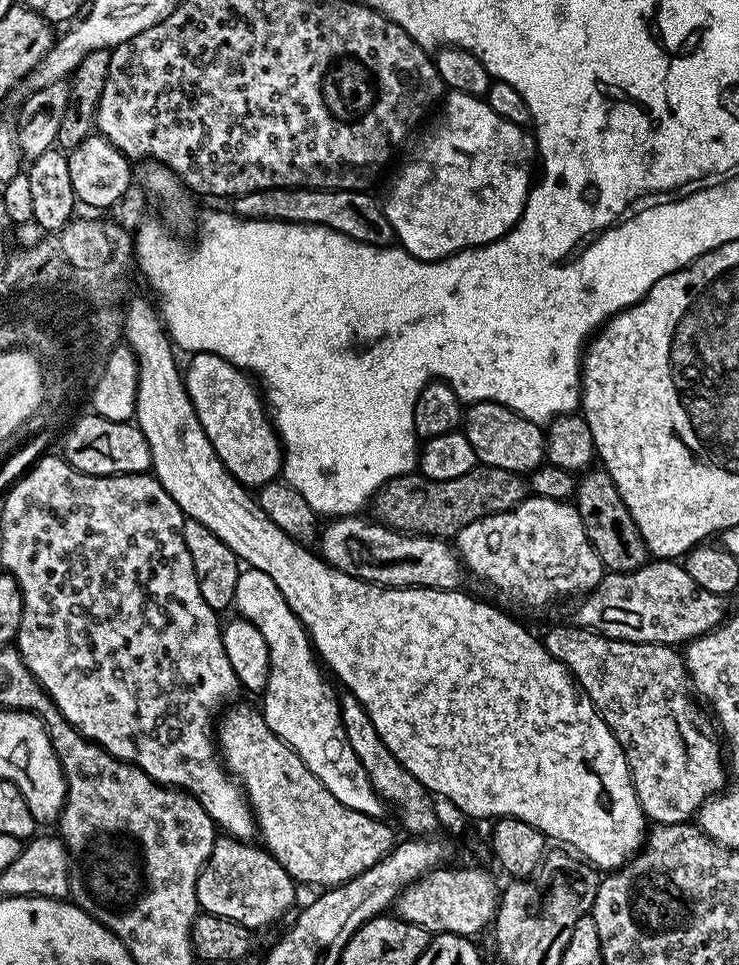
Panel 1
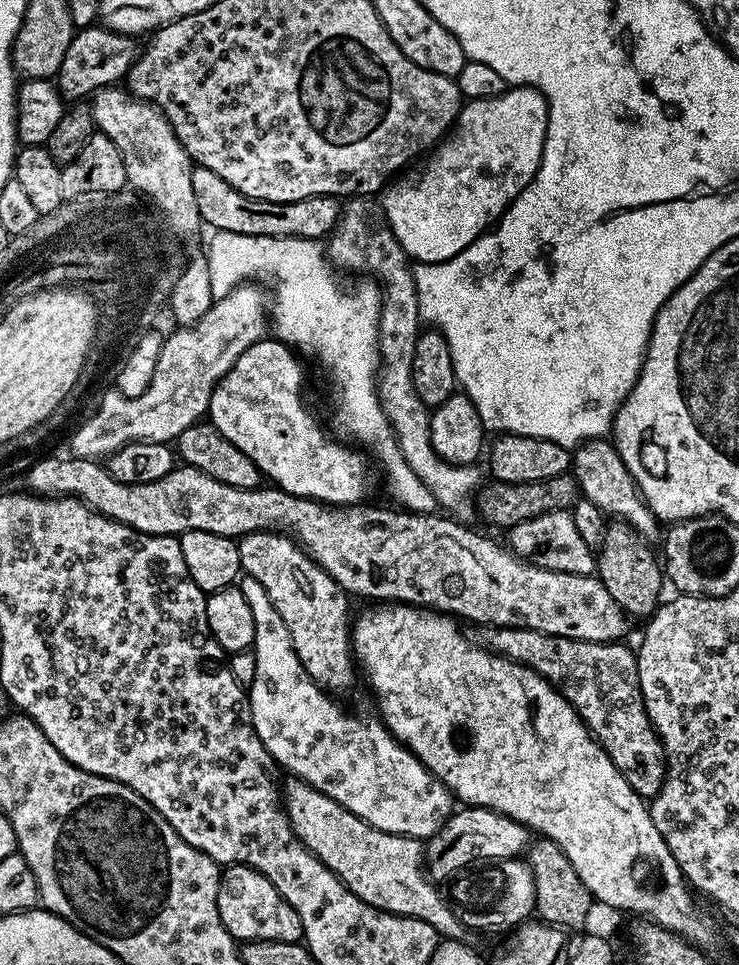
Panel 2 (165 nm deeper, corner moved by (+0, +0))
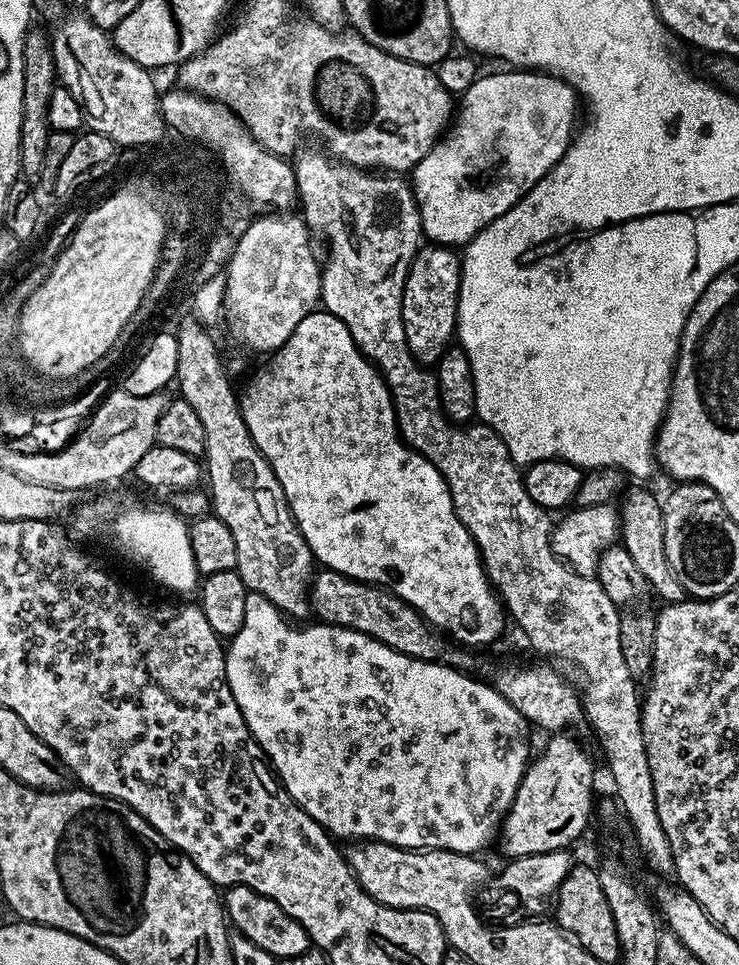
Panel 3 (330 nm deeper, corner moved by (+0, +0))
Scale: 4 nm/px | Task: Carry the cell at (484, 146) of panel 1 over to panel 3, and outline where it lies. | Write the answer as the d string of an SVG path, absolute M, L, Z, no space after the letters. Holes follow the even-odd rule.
M539 70L508 71L512 72L481 75L470 90L463 92L450 130L410 173L412 195L420 211L420 231L433 244L467 245L485 226L513 208L560 161L577 131L575 88Z

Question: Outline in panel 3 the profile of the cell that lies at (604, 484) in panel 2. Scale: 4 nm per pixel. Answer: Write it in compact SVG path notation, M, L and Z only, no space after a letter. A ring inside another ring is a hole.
M636 486L623 497L624 505L619 505L618 515L622 523L620 536L622 546L634 558L634 566L642 570L642 578L646 578L649 589L661 596L661 601L677 604L685 599L686 593L682 582L674 574L670 562L666 558L666 526L664 525L664 506L652 492L647 492L644 486Z

